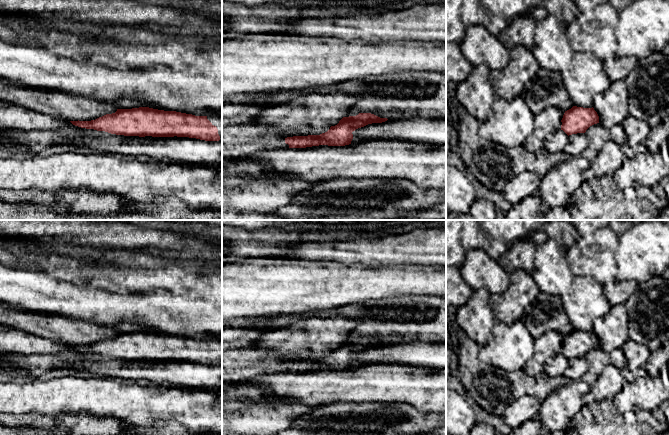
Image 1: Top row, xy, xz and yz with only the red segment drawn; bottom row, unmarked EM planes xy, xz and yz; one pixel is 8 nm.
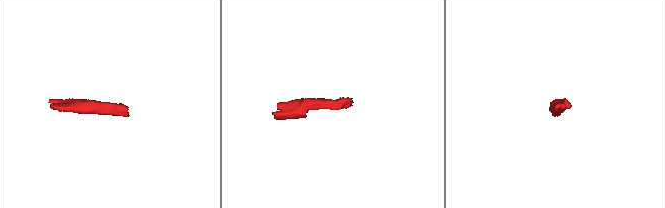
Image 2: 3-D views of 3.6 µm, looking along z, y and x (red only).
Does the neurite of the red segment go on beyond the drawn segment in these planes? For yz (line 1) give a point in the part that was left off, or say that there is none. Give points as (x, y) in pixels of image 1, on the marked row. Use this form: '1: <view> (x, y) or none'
1: none

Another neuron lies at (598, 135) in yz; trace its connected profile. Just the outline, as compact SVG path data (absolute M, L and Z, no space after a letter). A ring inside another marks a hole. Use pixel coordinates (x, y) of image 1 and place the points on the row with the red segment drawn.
M597 123L590 126L585 134L588 138L589 147L596 151L599 151L608 140L611 140L618 145L627 143L627 136L621 125L605 128L600 123Z

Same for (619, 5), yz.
M609 0L610 4L618 11L621 12L626 7L630 6L636 0Z

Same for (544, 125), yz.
M548 107L535 115L535 129L524 144L528 153L535 153L545 145L548 134L555 131L554 120L562 120L565 111L556 107Z

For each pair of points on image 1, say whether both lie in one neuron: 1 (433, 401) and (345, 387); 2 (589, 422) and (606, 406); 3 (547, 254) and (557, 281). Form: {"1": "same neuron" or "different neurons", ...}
{"1": "same neuron", "2": "same neuron", "3": "same neuron"}

